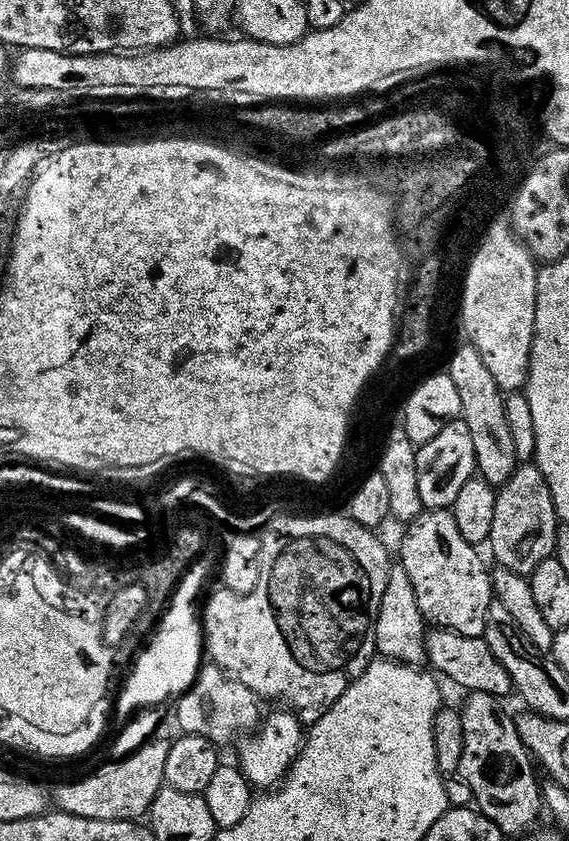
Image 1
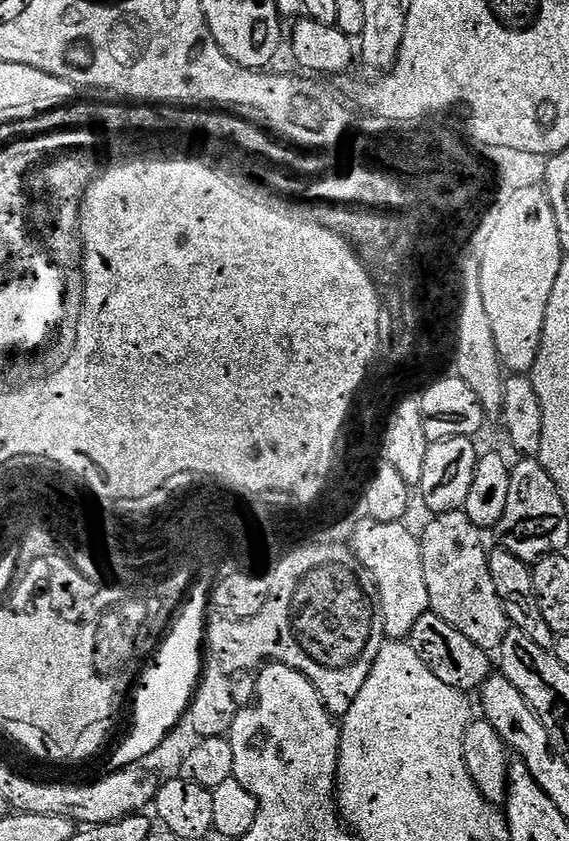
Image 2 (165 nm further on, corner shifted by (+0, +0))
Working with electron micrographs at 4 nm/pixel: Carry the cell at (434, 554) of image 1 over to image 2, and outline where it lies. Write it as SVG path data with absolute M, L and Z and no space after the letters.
M441 511L432 516L433 520L425 526L420 536L422 546L422 574L428 591L428 607L436 612L452 627L487 650L499 649L504 635L508 632L510 621L504 603L498 598L498 590L494 588L494 578L490 576L488 565L489 549L484 548L484 540L476 529L477 521L467 511Z

